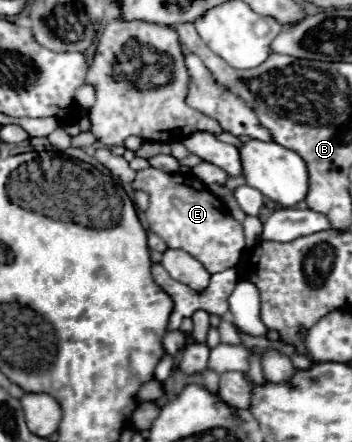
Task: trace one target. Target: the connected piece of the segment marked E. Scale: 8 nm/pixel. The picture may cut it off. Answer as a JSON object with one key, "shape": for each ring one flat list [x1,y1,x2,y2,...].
{"shape":[[148,167,136,173,132,185,150,195,150,207,146,211,148,227,152,233,162,237,170,249,182,249,190,253,206,267,208,273,222,273,238,265,244,249,242,225,230,215,226,205,192,173,168,175]]}

